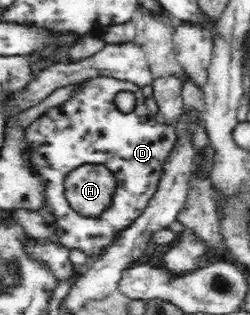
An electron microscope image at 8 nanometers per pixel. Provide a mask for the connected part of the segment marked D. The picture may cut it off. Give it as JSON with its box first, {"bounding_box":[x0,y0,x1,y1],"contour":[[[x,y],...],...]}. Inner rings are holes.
{"bounding_box":[25,76,176,259],"contour":[[[96,76],[80,82],[75,94],[63,105],[50,107],[25,130],[29,148],[33,149],[33,164],[36,165],[37,172],[44,178],[47,185],[47,210],[54,216],[54,223],[58,226],[58,242],[69,250],[76,248],[82,250],[92,259],[97,257],[104,247],[111,244],[116,234],[122,232],[124,228],[128,228],[148,206],[148,202],[156,190],[158,179],[162,175],[164,162],[176,144],[176,132],[174,126],[162,125],[152,116],[152,112],[146,107],[145,100],[146,97],[142,94],[142,89],[133,82]],[[124,90],[140,92],[132,112],[120,111],[114,102],[116,94],[120,94]],[[82,164],[102,164],[113,173],[116,179],[112,202],[106,206],[102,213],[91,218],[84,218],[72,209],[65,198],[64,179],[74,168],[78,168]]]}

